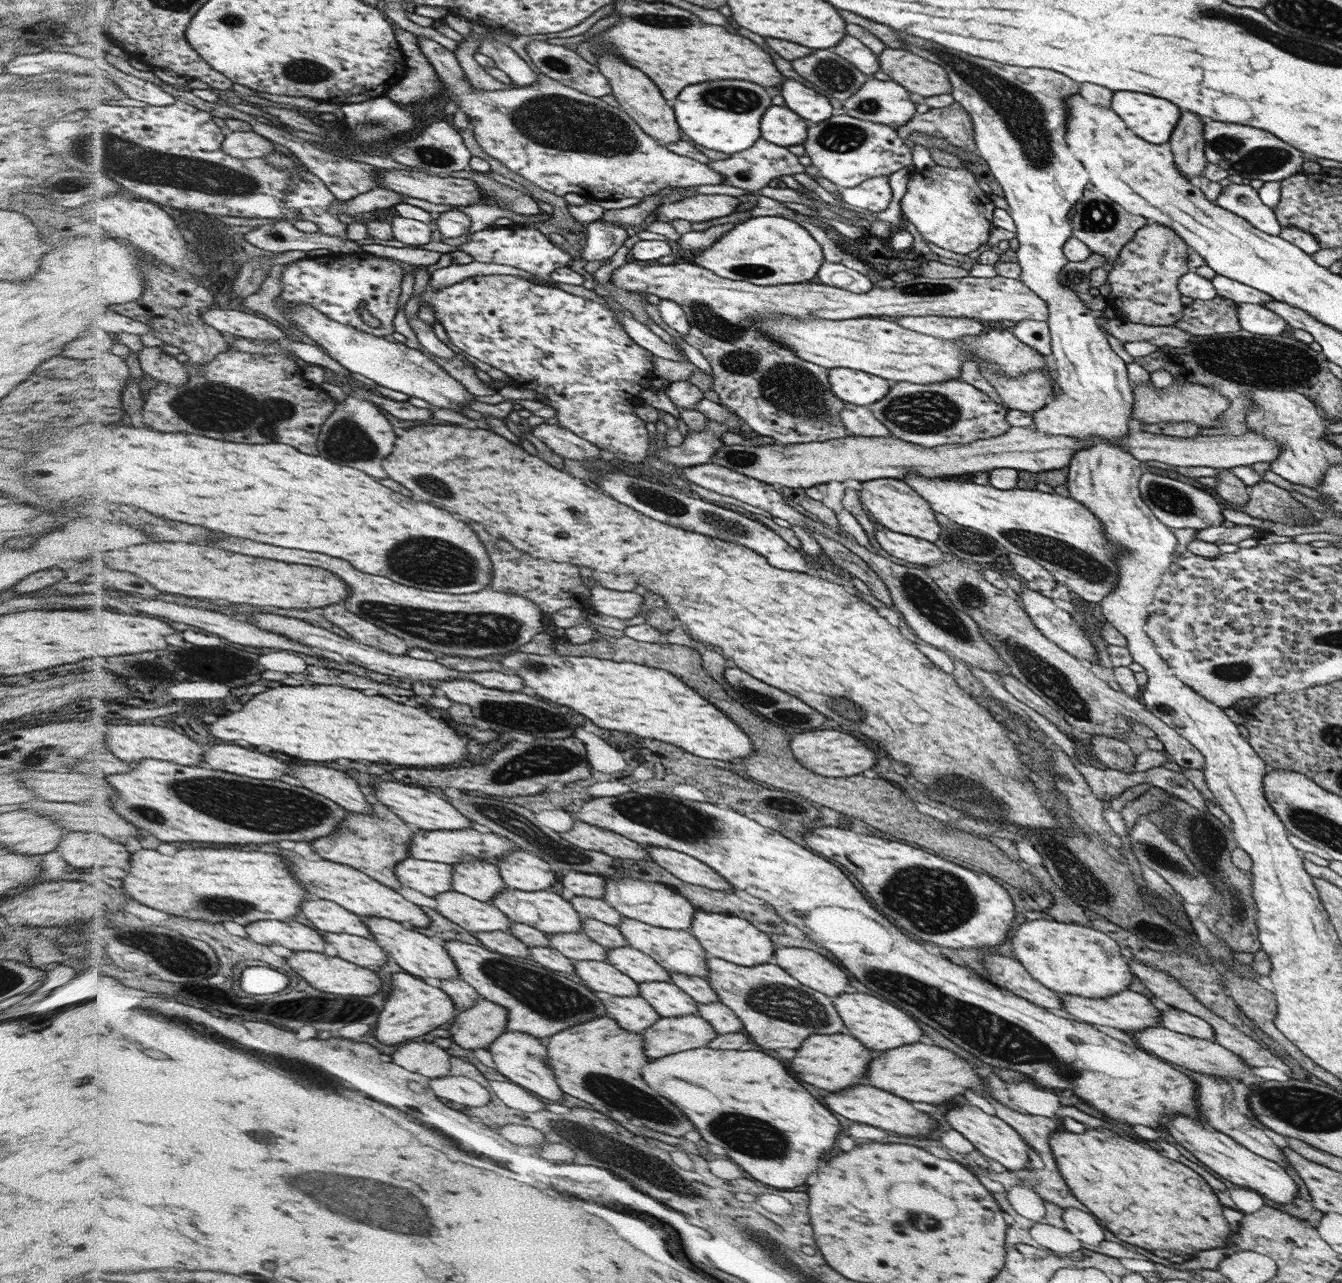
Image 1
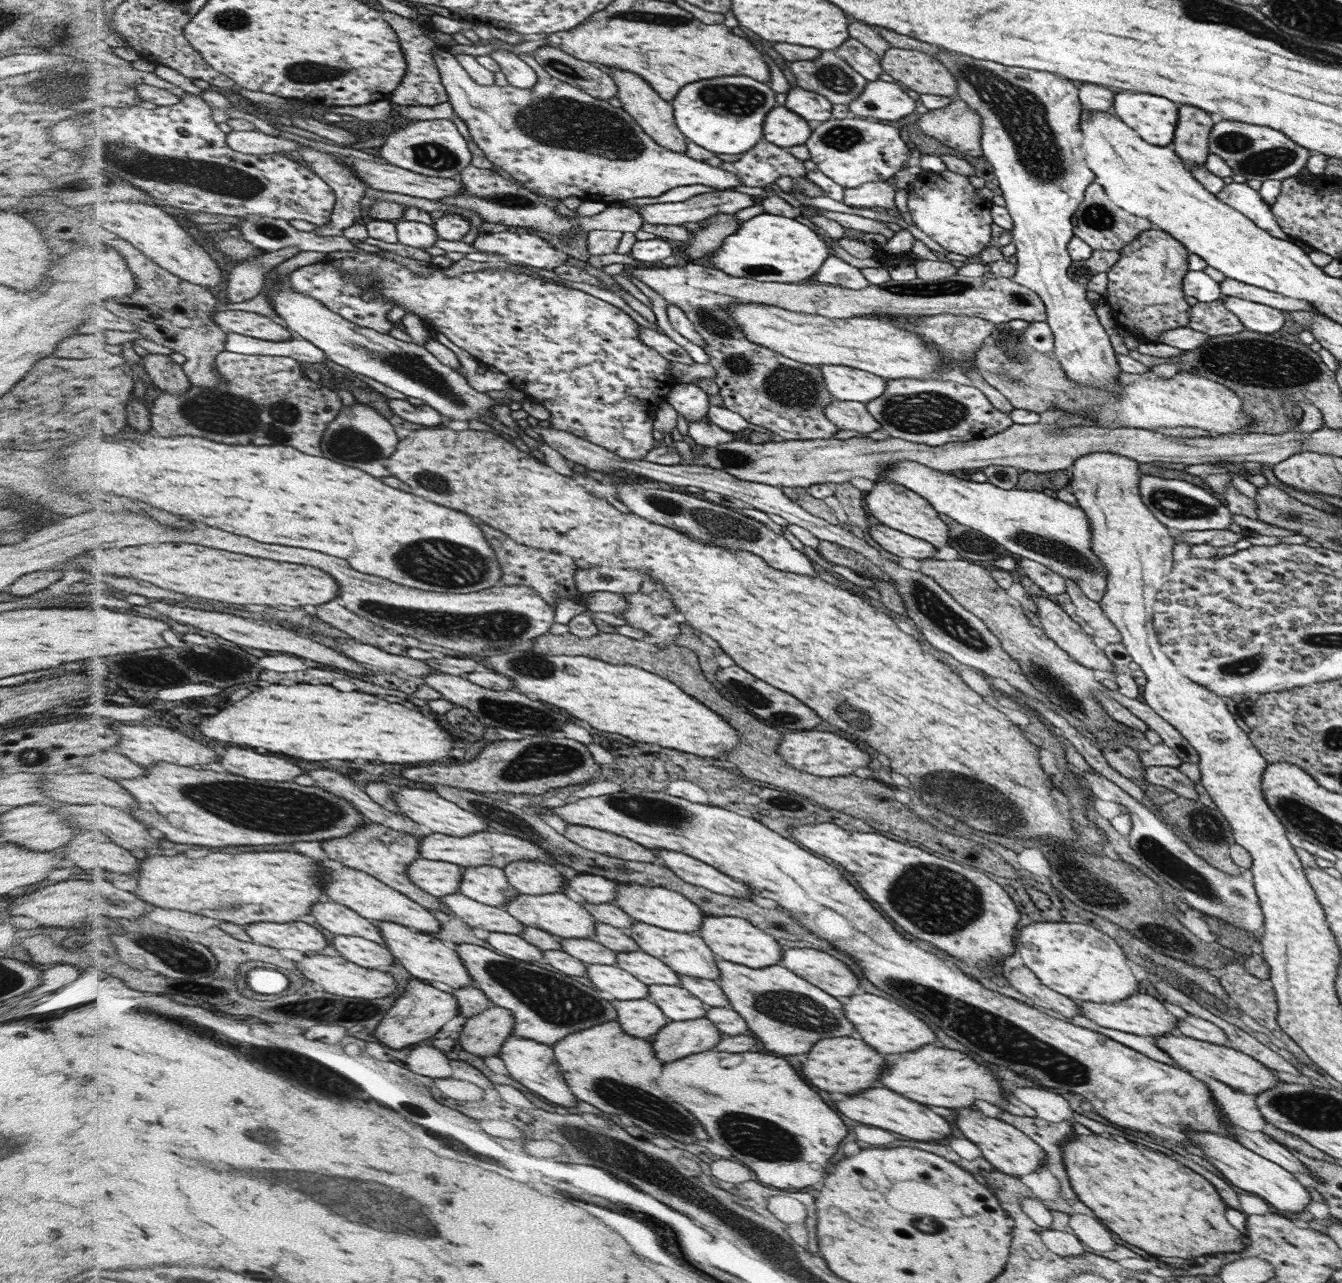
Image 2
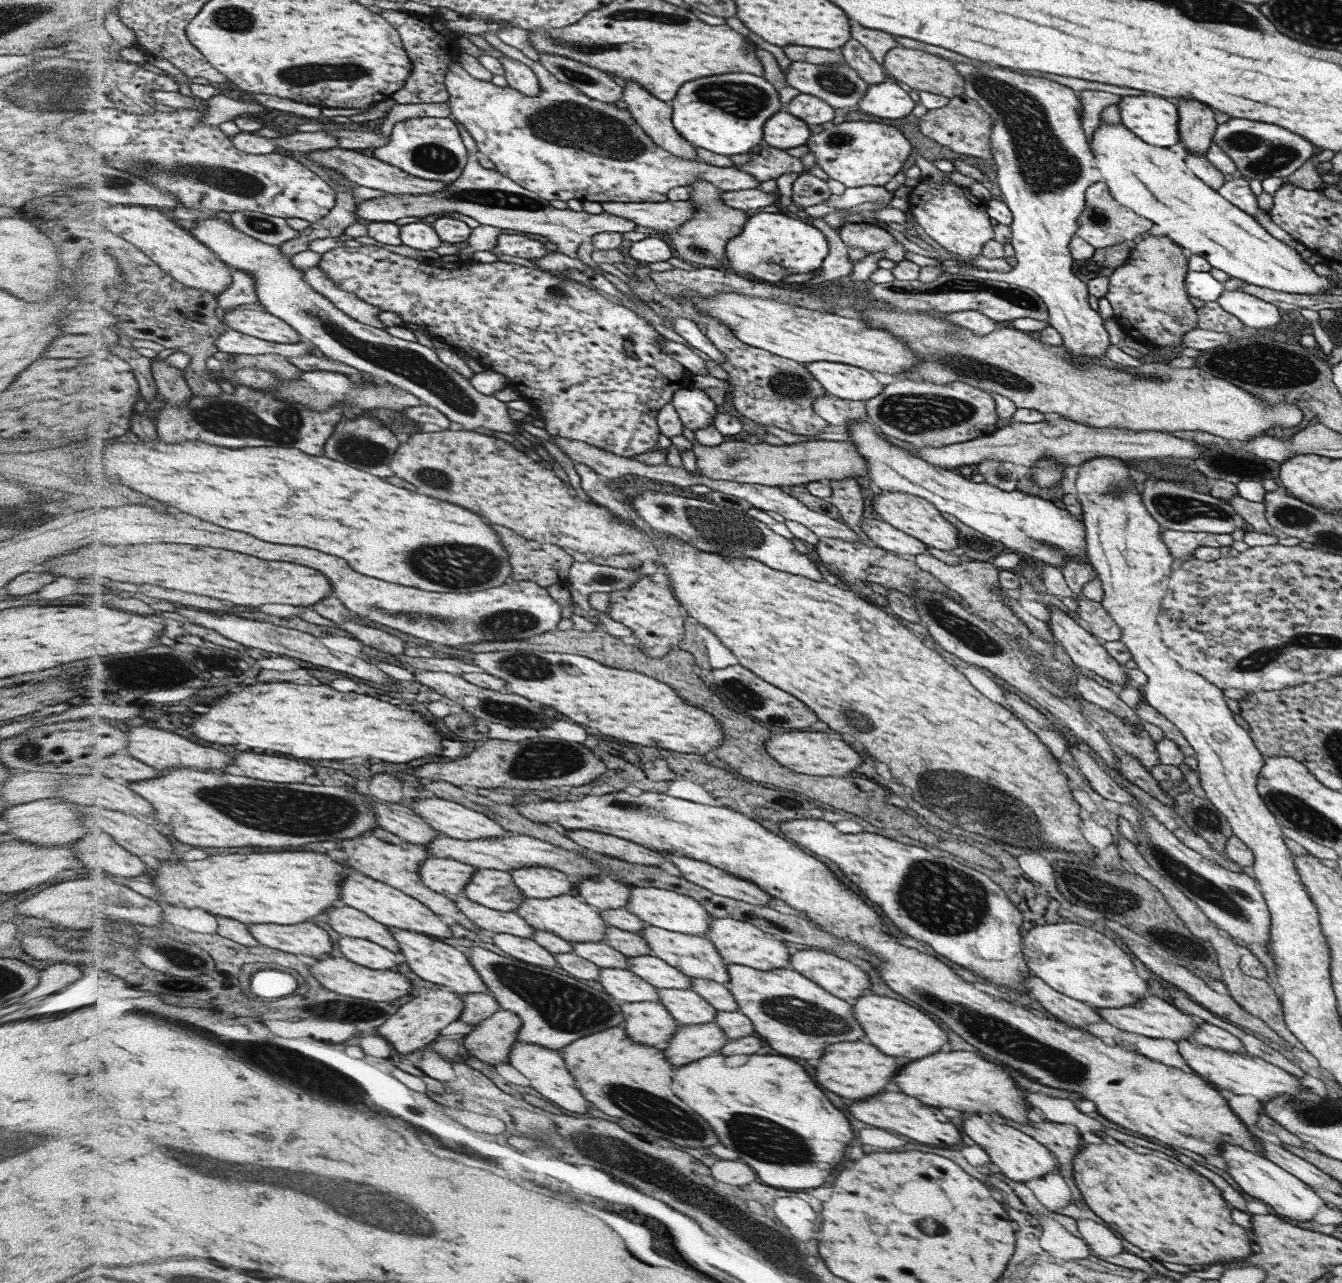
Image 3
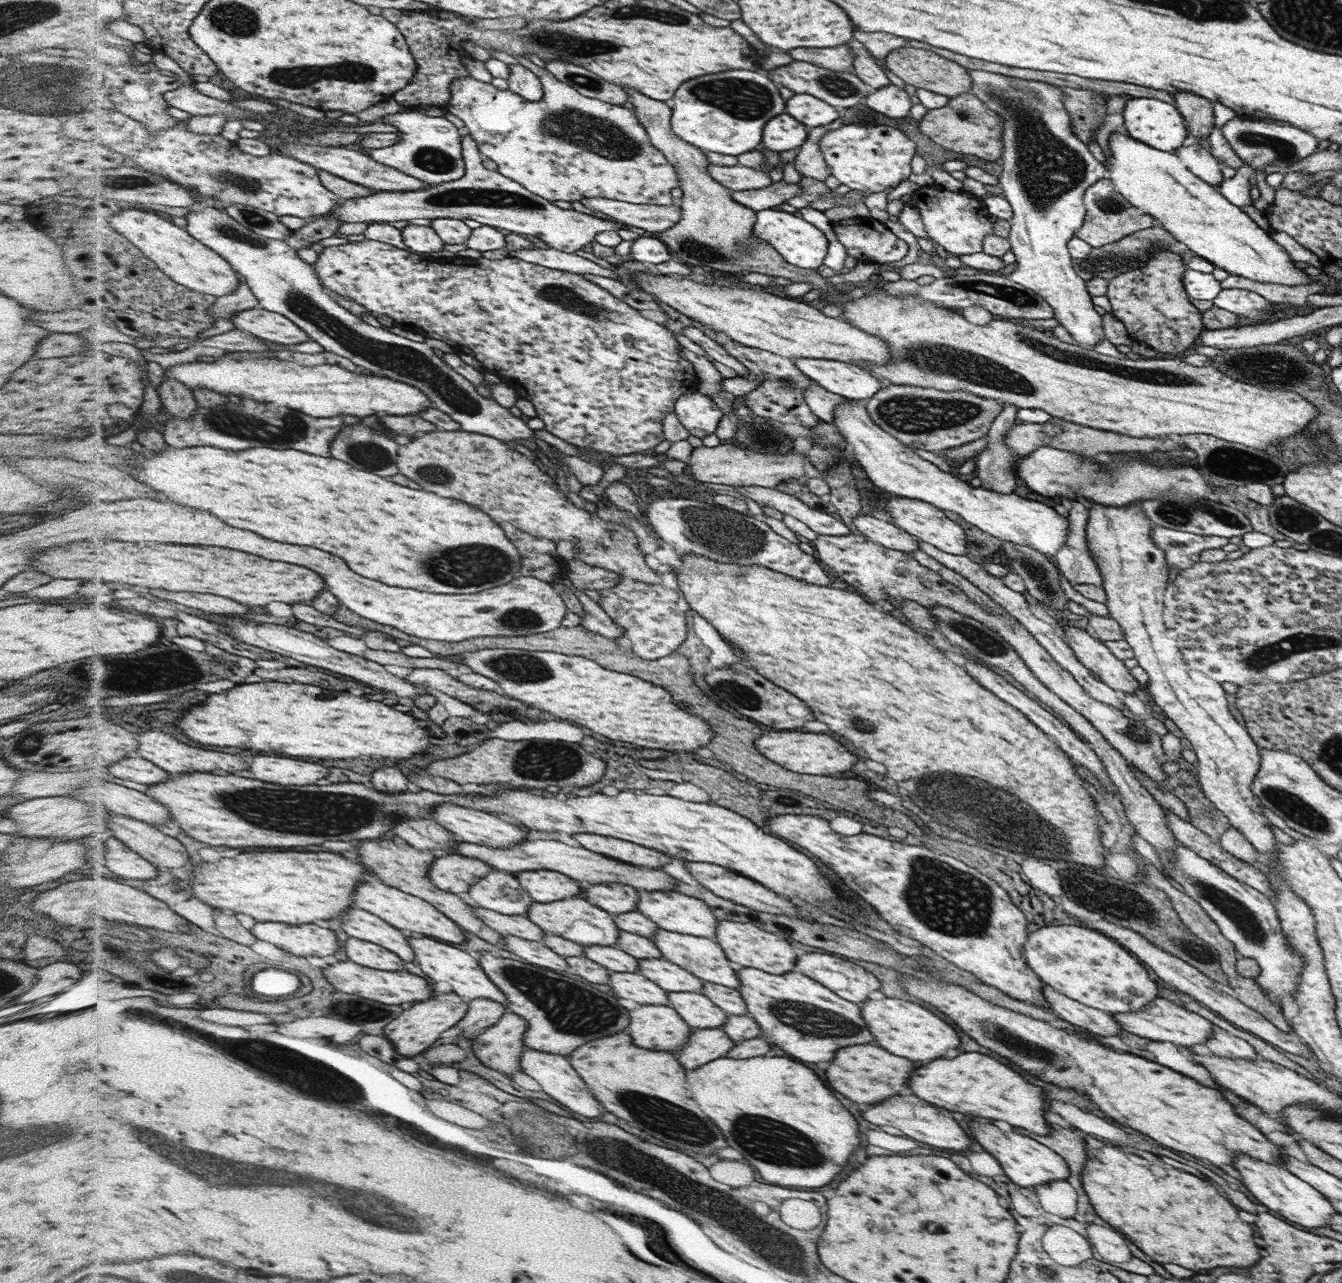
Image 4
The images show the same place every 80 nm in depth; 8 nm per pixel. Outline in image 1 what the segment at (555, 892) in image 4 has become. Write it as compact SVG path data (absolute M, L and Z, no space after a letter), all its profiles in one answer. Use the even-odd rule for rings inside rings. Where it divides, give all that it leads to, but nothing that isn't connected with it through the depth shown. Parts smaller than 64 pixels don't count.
M523 849L505 854L497 867L503 883L510 890L547 891L559 879L559 874L552 871L548 862Z

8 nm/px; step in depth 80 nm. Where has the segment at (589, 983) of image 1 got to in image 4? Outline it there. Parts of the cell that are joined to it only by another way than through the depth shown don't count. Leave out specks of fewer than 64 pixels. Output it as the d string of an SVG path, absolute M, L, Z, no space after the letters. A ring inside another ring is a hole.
M611 971L609 985L620 998L628 998L641 1005L668 1006L670 1002L663 987L640 973Z

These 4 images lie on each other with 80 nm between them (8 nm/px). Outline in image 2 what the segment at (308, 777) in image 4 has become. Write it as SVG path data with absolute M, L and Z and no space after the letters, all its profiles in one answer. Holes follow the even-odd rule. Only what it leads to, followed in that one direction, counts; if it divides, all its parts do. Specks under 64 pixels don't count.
M226 748L220 753L219 764L228 772L244 775L256 780L276 780L276 782L290 782L296 776L306 774L300 766L286 758L258 754L246 748Z

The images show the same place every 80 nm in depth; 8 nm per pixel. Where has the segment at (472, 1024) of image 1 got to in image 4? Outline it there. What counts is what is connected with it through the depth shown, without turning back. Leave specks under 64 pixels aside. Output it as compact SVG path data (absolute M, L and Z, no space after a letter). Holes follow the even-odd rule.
M506 1012L486 1032L471 1040L471 1050L484 1066L512 1075L522 1071L527 1030L527 1019Z

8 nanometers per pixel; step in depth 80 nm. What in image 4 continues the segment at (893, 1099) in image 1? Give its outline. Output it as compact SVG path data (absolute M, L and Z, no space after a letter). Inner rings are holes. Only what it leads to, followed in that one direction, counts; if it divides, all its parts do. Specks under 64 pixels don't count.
M896 1096L888 1098L888 1102L878 1102L874 1106L868 1106L862 1110L862 1116L878 1126L894 1126L904 1132L904 1136L936 1146L936 1148L948 1148L948 1150L962 1150L960 1153L966 1153L970 1150L970 1138L968 1134L958 1126L958 1122L950 1116L948 1110L932 1106L916 1096Z

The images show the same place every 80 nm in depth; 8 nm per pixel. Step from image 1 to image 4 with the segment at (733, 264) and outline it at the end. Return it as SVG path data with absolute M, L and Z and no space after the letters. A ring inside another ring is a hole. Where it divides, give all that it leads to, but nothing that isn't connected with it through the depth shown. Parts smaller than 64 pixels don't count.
M776 209L760 211L758 214L758 224L754 226L755 234L758 234L761 240L770 242L792 266L815 270L824 264L830 249L829 239L814 223L808 222L803 217L798 218L794 214Z

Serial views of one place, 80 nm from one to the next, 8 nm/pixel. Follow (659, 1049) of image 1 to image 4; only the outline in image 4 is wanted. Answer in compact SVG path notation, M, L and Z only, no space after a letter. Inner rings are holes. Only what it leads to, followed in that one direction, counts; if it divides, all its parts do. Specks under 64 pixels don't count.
M693 1028L689 1039L675 1056L687 1070L692 1070L715 1058L726 1057L726 1052L734 1045L735 1042L719 1028Z

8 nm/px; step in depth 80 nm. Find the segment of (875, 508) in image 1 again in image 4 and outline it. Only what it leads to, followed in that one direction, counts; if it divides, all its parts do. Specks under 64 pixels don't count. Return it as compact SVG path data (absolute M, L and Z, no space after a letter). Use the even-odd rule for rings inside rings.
M893 497L886 502L885 510L891 514L892 523L920 541L928 542L940 551L966 555L970 551L967 533L954 519L948 518L945 511L935 507L932 503L906 497Z

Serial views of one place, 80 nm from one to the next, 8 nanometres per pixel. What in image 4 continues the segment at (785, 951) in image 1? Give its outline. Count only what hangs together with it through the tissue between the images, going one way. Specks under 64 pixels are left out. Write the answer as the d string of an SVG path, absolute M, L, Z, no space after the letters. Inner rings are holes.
M803 952L796 970L808 978L823 983L828 990L835 991L840 998L862 1004L870 998L874 990L879 990L881 982L871 971L851 962L826 953Z

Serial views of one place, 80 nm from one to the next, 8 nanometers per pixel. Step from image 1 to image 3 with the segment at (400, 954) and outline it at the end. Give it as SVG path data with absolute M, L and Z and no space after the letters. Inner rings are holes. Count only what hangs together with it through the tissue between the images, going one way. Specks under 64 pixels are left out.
M389 927L388 929L394 934L395 941L399 943L399 950L402 950L401 954L410 970L420 978L434 984L442 984L447 990L452 990L458 995L477 992L491 995L486 983L480 978L478 971L472 966L470 958L464 952L430 935L418 934L416 931L404 930L400 927Z

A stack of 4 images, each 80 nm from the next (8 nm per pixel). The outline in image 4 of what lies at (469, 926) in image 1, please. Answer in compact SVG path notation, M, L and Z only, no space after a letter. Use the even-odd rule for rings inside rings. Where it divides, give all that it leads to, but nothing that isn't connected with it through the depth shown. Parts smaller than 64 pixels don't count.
M470 902L470 905L474 905L474 907L475 907L475 914L478 914L478 915L479 915L479 918L480 918L480 920L482 920L482 921L483 921L483 922L484 922L484 923L487 923L487 925L488 925L488 926L490 926L490 927L491 927L491 929L492 929L492 930L498 930L498 931L499 931L499 933L500 933L500 934L502 934L502 935L504 935L504 936L513 936L513 937L518 937L518 938L525 938L525 939L526 939L526 940L530 940L530 941L540 941L540 940L542 940L542 939L543 939L543 936L544 936L544 935L545 935L545 934L546 934L546 932L543 932L543 930L542 930L542 929L541 929L541 928L540 928L540 927L539 927L539 926L538 926L538 925L537 925L537 924L534 924L534 923L533 923L533 922L532 922L532 921L531 921L531 920L530 920L530 919L528 919L528 918L527 918L527 916L508 916L508 915L505 915L505 914L500 914L500 913L499 913L499 912L498 912L498 911L493 911L493 910L490 910L490 909L485 909L485 908L482 908L482 907L481 907L481 906L478 906L478 905L475 905L475 904L474 904L474 903L472 903L472 902Z

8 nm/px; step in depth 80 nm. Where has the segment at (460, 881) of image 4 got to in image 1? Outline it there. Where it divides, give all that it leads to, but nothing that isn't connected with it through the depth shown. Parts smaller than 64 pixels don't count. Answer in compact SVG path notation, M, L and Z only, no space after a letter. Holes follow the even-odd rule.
M408 857L395 866L395 874L402 887L407 886L426 896L453 891L453 865Z

